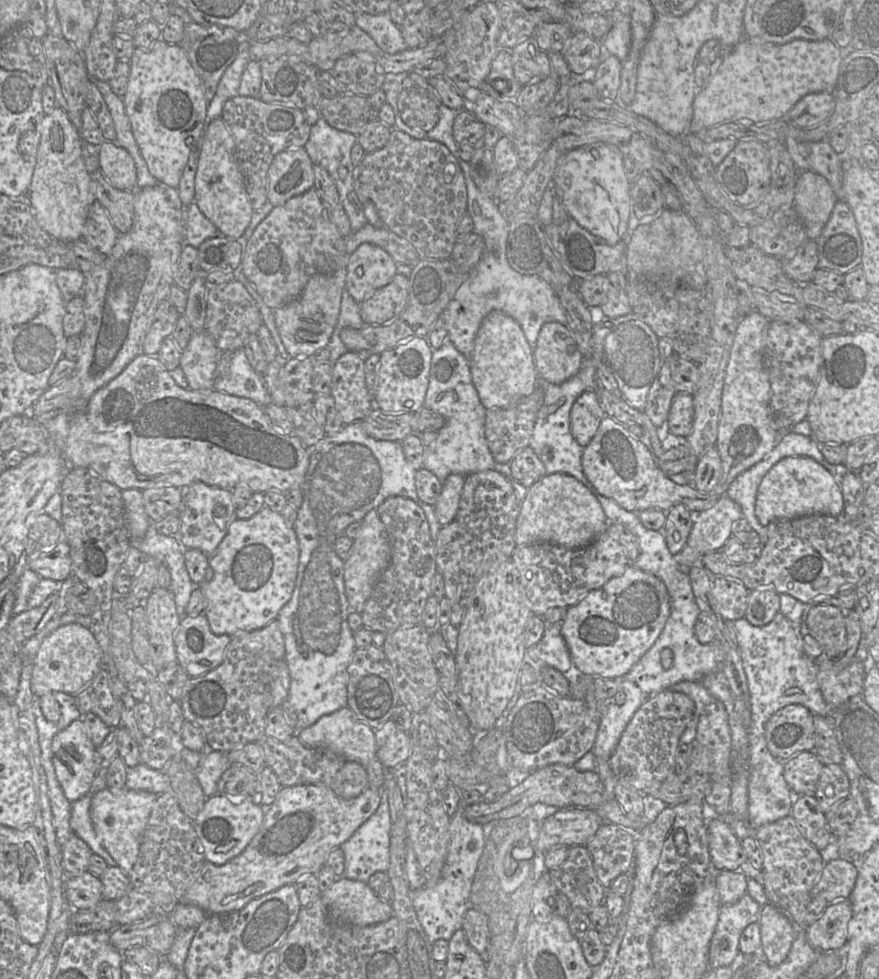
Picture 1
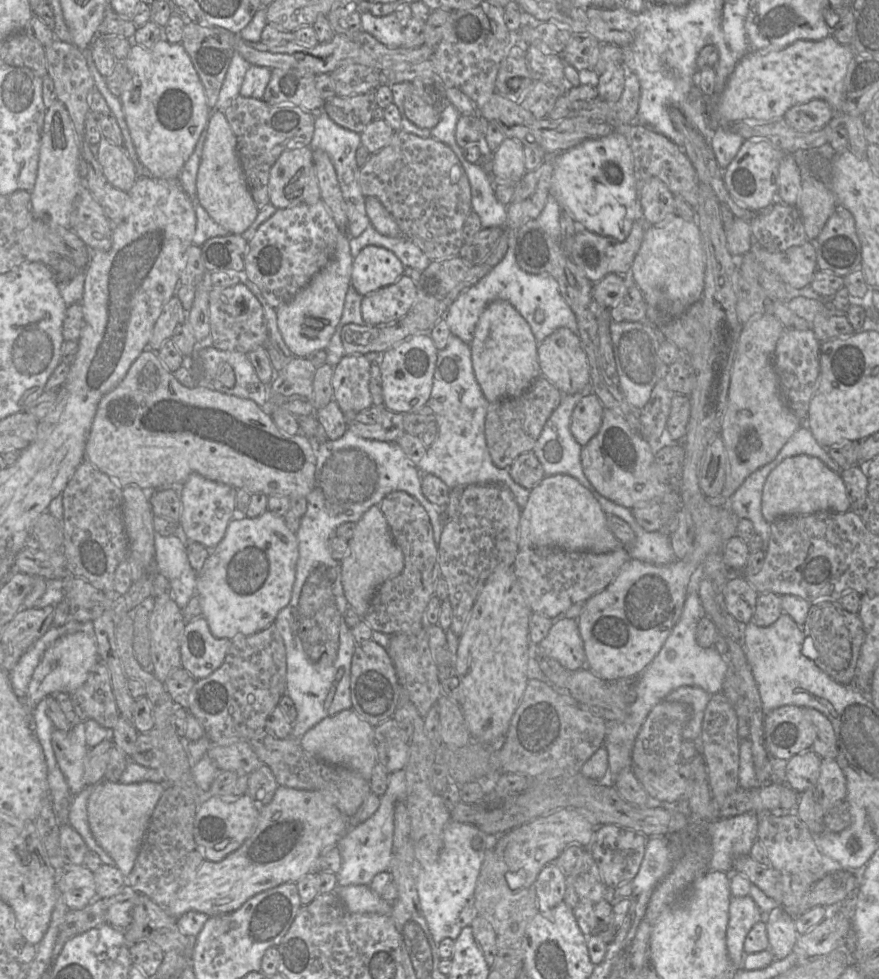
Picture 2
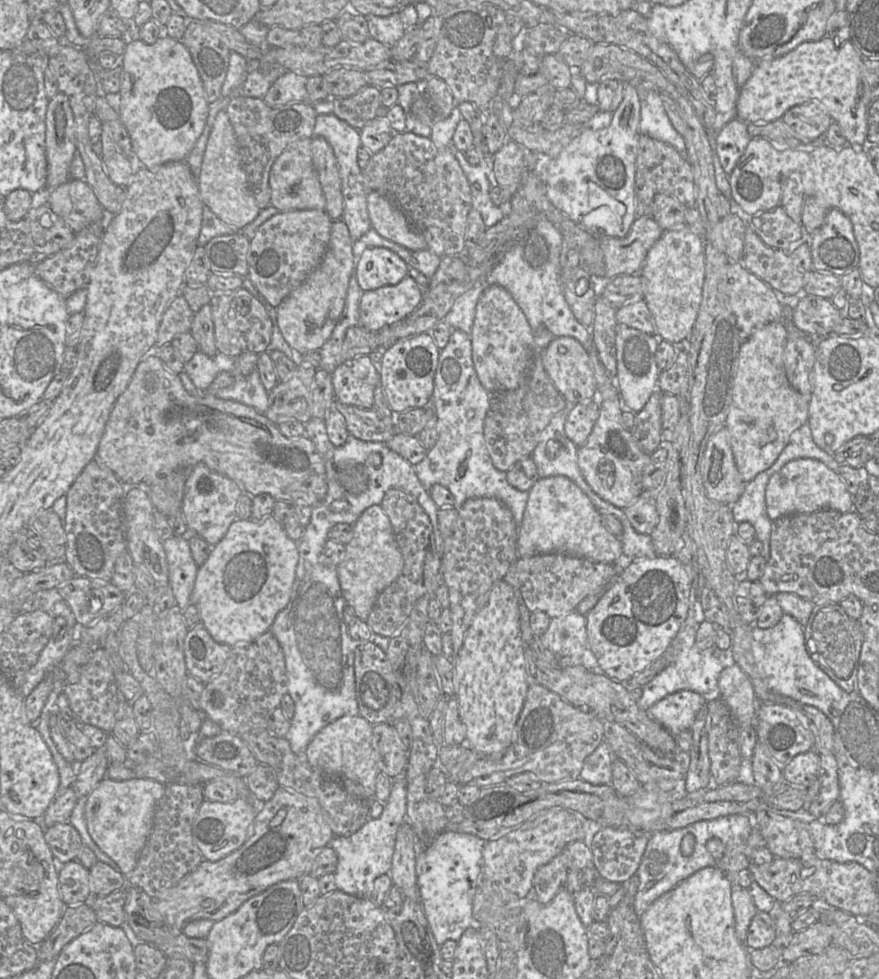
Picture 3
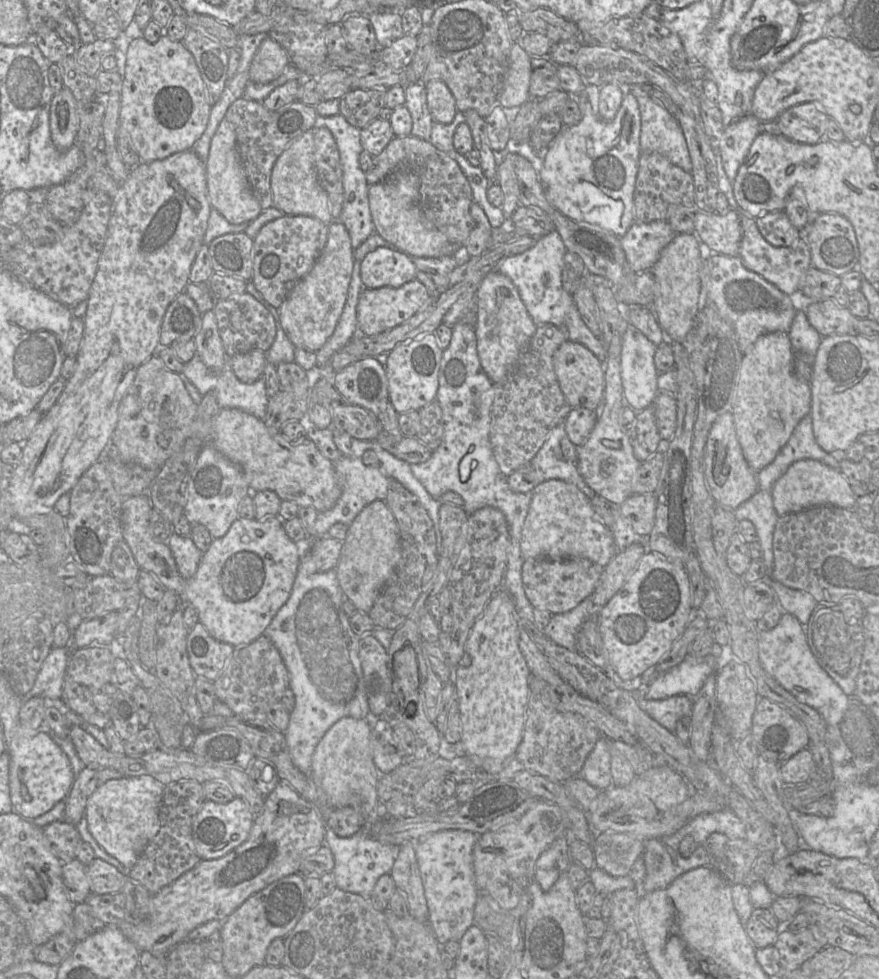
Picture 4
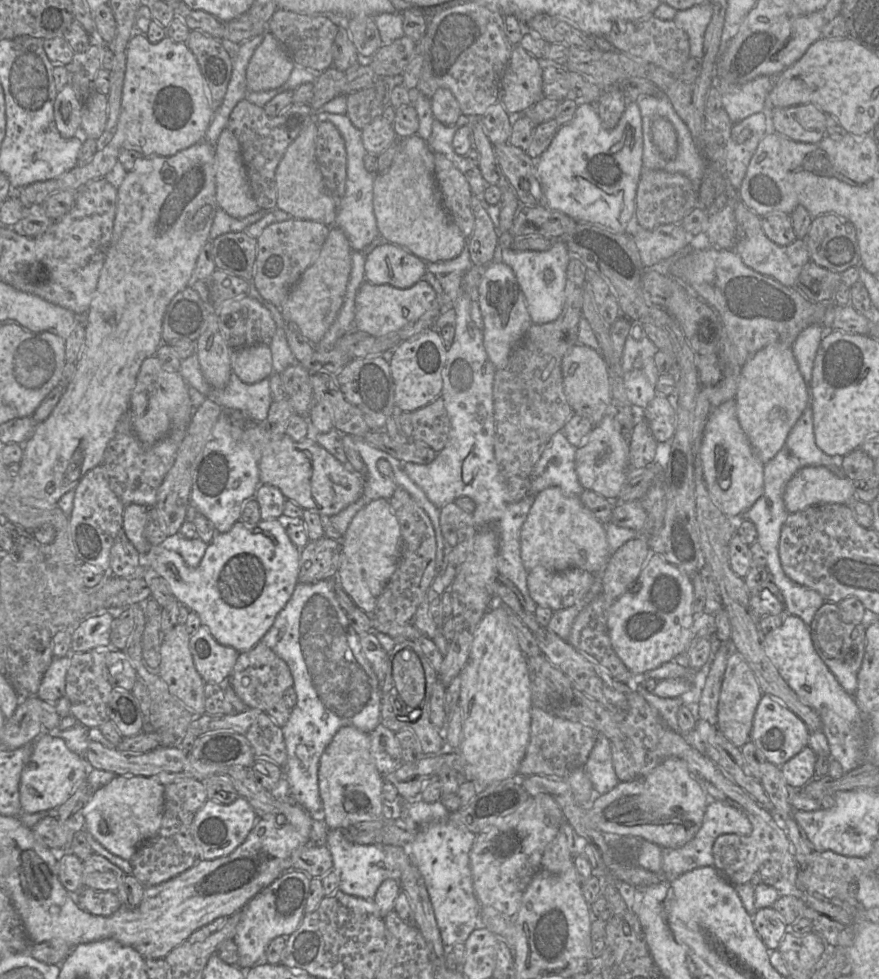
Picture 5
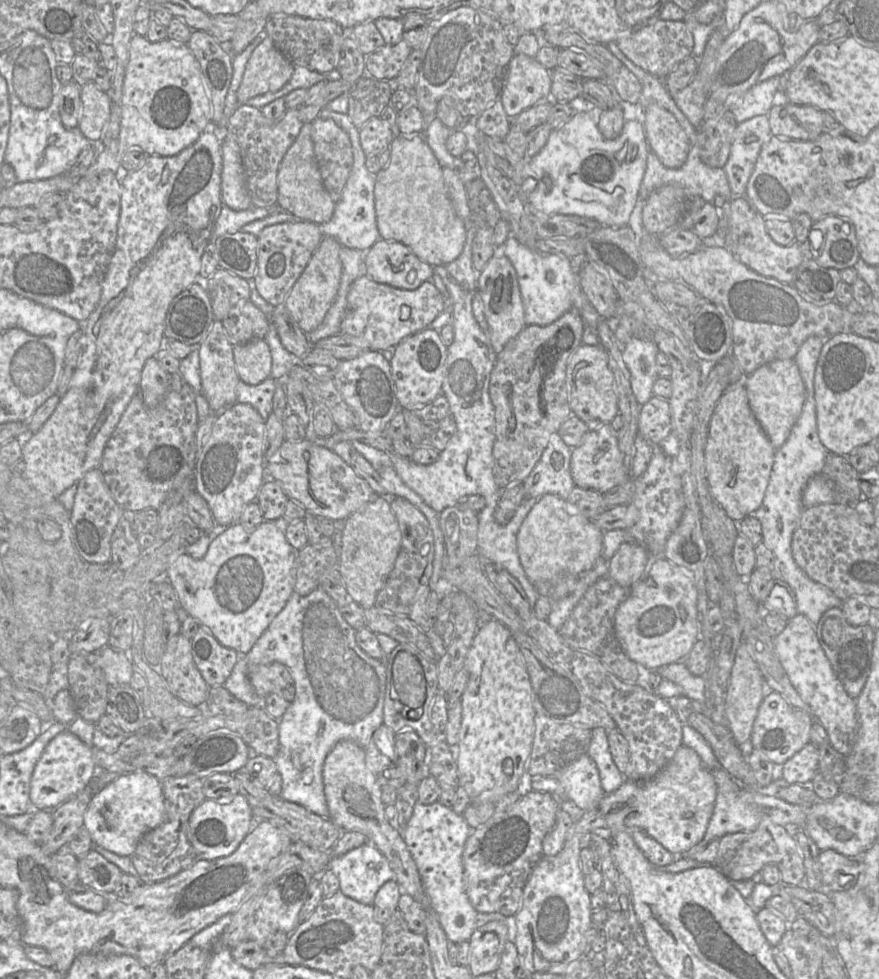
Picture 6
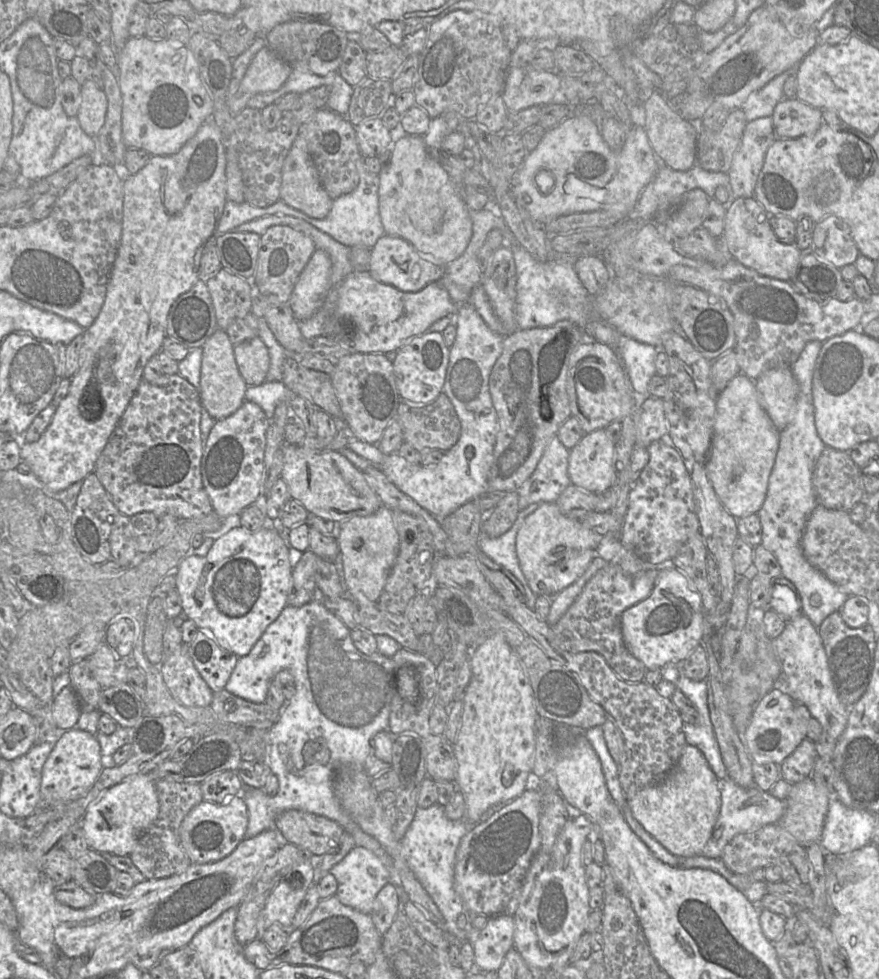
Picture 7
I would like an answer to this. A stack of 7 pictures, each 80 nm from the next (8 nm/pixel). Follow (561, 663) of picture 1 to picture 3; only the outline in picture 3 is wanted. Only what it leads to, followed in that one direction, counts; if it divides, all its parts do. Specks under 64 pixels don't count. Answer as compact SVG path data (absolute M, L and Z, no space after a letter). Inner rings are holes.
M576 610L552 618L541 642L556 656L570 657L573 665L582 665L596 675L606 675L589 648L586 624L586 616Z

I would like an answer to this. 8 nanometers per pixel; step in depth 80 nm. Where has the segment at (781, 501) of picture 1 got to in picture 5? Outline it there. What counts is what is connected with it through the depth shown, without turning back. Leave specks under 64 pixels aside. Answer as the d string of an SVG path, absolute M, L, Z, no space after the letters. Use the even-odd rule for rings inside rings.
M824 466L800 469L787 483L783 495L788 513L796 513L820 504L846 504L859 501L854 483L842 472Z

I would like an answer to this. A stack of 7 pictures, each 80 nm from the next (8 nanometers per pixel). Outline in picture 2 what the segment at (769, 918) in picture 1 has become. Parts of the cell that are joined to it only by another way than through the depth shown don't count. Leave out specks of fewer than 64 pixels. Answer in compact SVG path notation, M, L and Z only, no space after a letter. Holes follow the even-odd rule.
M777 905L767 915L762 915L762 921L766 922L769 950L777 960L786 958L794 950L799 936L796 918L788 914L781 905Z

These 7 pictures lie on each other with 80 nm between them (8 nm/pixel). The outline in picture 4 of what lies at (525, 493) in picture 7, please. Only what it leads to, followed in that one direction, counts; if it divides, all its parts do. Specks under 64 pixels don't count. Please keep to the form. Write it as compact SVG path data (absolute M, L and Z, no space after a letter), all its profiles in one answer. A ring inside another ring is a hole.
M565 421L553 428L532 459L535 487L547 480L558 479L574 484L589 499L596 493L585 483L577 468L578 448L569 440Z

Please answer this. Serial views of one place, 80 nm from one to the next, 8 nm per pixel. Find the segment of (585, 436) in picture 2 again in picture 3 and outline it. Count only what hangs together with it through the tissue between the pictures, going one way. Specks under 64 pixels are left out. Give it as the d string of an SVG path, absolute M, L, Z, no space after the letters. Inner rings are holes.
M591 399L571 407L565 423L567 437L578 447L584 445L599 417L600 402Z

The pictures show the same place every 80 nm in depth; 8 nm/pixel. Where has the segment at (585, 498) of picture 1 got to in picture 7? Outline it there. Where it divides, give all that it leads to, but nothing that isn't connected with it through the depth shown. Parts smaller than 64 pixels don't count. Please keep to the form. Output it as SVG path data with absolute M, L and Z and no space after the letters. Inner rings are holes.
M545 502L530 514L521 526L516 538L516 551L521 569L537 596L553 597L575 582L597 555L602 536L585 526L578 519L565 516L556 502Z

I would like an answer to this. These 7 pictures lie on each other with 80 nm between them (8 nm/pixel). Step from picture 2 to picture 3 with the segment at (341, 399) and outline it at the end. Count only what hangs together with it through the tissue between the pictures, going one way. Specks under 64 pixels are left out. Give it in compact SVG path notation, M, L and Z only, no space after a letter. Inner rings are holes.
M368 355L339 364L331 380L335 400L362 409L373 407L374 389L380 383L380 375Z

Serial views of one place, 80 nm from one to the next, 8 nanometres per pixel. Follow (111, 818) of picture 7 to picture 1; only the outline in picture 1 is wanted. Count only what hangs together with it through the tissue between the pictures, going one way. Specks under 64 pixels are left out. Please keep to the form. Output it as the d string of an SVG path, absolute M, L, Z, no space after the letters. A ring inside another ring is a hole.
M106 787L92 798L90 815L97 837L117 866L128 876L137 860L143 833L157 797L151 792L127 788L113 793Z

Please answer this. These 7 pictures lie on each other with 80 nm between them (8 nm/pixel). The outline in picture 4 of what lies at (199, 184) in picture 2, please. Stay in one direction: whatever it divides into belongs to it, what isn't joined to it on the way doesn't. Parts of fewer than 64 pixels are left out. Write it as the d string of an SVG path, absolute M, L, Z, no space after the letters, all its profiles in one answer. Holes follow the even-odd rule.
M226 118L220 122L211 139L205 169L209 202L229 223L251 222L260 215L262 208L247 180L237 148L236 133Z

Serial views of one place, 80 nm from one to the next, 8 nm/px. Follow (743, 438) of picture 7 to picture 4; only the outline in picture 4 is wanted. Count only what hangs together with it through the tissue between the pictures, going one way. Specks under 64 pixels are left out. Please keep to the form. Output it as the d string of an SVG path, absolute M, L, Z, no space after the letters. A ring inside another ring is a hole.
M731 411L719 416L708 433L704 449L704 474L713 499L722 507L733 511L757 491L757 473L749 467L744 458Z

